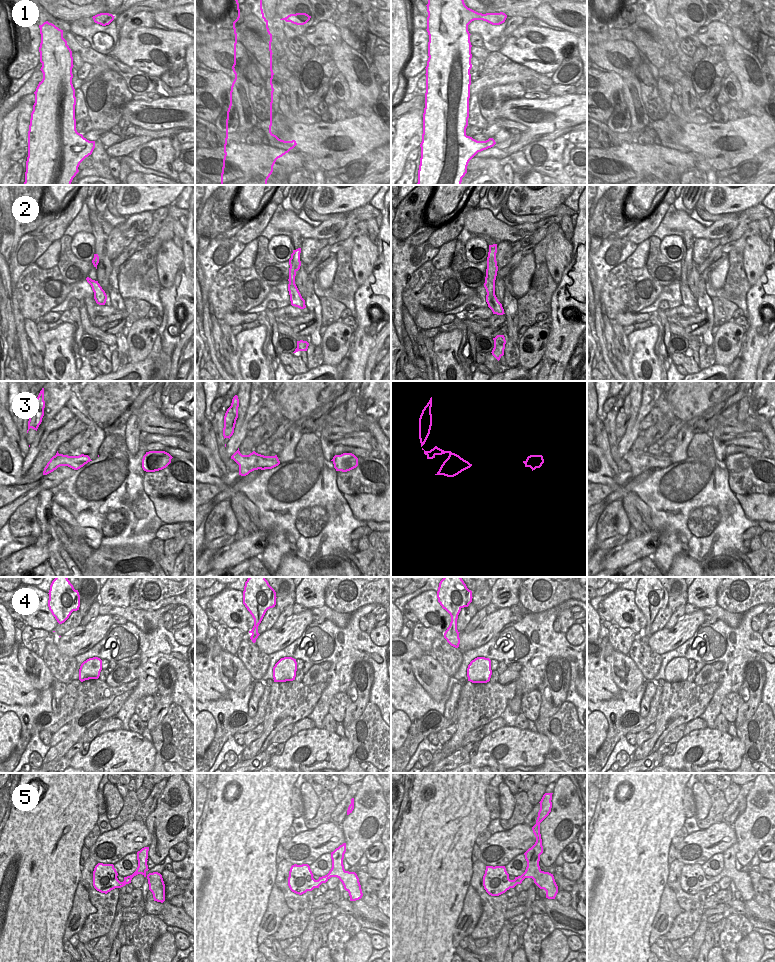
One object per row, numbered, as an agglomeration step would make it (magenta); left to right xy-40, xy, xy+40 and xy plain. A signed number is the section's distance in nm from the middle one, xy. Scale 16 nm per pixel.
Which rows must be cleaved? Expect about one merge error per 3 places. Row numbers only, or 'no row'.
2, 3

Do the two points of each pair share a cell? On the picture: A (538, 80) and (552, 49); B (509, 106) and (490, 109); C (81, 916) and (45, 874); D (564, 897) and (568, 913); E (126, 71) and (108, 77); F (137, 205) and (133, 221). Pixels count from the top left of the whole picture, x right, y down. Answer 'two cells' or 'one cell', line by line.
A: two cells
B: two cells
C: two cells
D: two cells
E: two cells
F: two cells

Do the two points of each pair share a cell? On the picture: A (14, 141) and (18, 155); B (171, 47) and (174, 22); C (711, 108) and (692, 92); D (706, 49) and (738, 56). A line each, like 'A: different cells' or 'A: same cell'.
A: different cells
B: different cells
C: different cells
D: same cell

